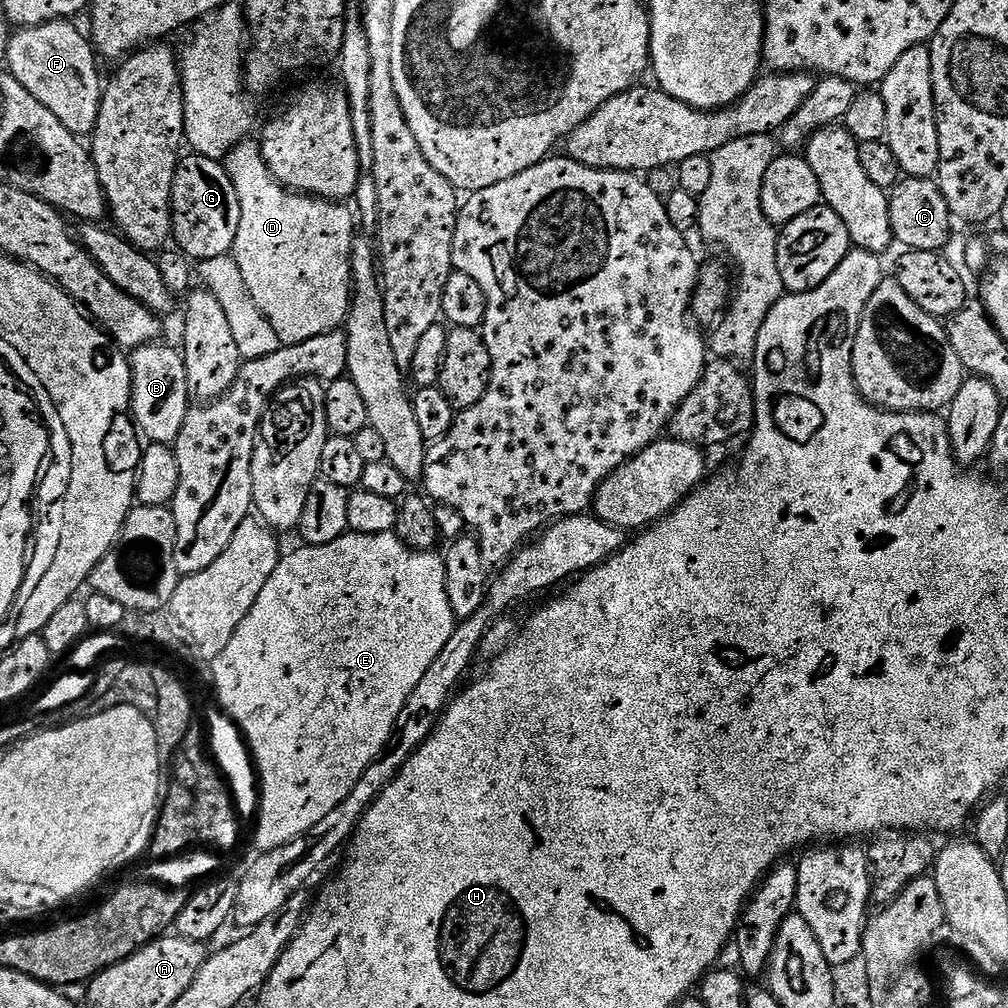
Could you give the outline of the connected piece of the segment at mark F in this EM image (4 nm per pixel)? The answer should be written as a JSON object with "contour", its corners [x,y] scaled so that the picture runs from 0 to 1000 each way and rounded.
{"contour":[[[66,19],[49,20],[48,23],[33,28],[21,28],[9,39],[6,67],[15,79],[30,89],[30,93],[34,93],[34,97],[42,101],[42,105],[46,105],[46,109],[50,109],[50,113],[54,113],[54,117],[58,117],[58,121],[62,121],[62,125],[65,125],[65,129],[80,137],[87,137],[97,121],[101,94],[101,79],[99,83],[95,60],[97,61],[97,53],[84,33],[82,36]]]}

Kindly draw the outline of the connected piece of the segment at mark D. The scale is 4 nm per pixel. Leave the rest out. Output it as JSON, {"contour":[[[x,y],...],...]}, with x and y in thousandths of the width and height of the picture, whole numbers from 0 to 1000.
{"contour":[[[245,137],[234,143],[220,162],[228,181],[232,181],[240,208],[229,253],[240,268],[252,303],[271,323],[279,342],[308,339],[308,335],[334,328],[344,318],[345,303],[349,300],[349,241],[355,237],[355,218],[350,207],[345,207],[344,201],[303,194],[277,183],[264,165],[264,157],[253,138]]]}

